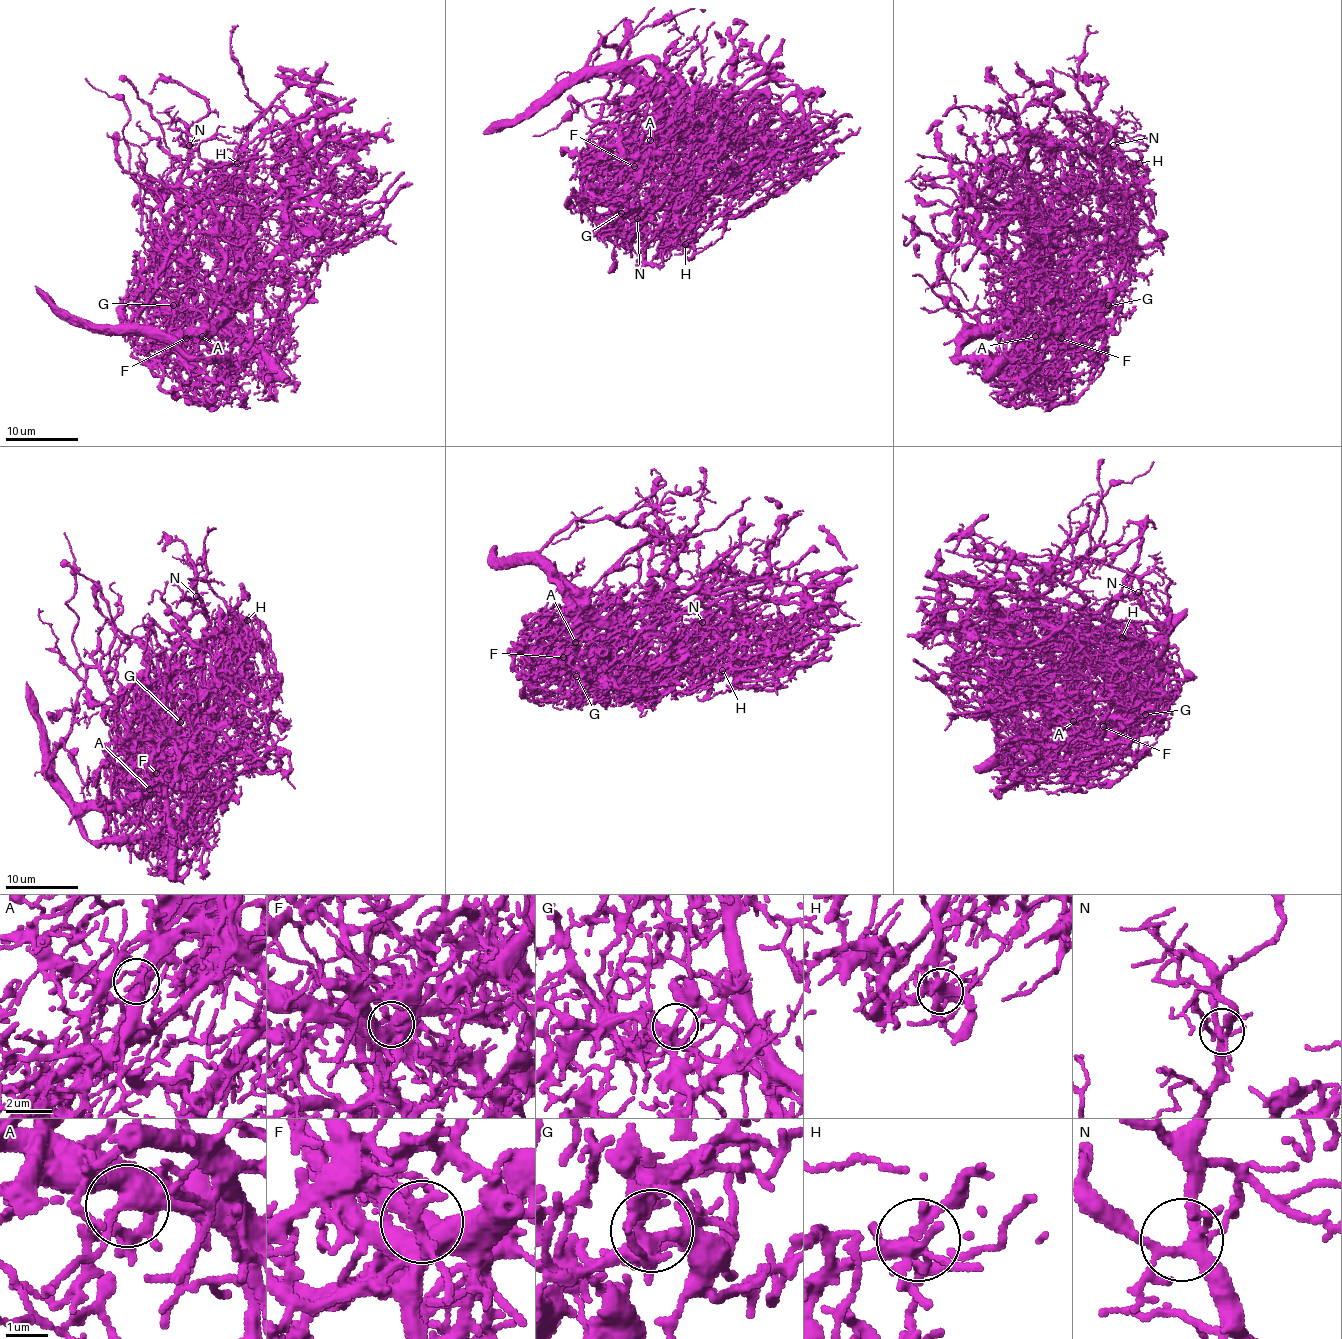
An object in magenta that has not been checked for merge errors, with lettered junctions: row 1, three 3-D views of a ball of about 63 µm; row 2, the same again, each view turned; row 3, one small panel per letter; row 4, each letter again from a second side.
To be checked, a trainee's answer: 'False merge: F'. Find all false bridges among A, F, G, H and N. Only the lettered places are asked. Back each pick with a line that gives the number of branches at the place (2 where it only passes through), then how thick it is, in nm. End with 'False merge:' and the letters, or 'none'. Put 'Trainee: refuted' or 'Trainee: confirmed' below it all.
F: 6 | 600 nm
False merge: F
Trainee: confirmed

